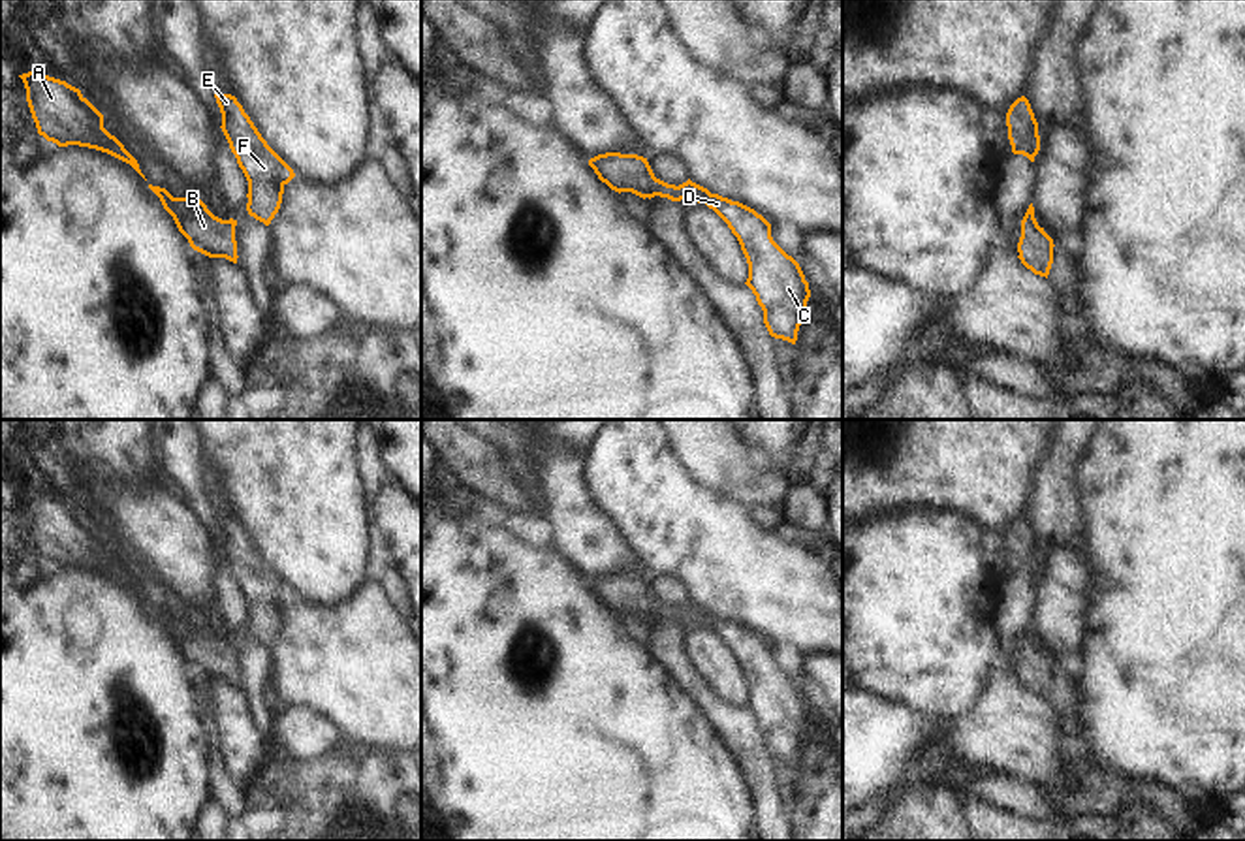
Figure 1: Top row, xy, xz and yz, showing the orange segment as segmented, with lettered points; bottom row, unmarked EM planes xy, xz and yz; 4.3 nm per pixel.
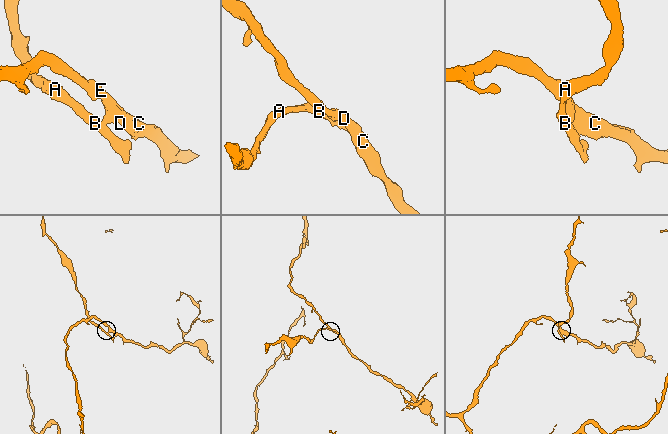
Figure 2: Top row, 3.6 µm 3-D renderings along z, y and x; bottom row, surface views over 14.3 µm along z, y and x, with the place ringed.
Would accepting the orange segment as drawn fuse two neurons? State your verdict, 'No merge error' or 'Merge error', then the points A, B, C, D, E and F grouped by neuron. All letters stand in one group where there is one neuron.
Merge error. Groups: A B / C D E F.

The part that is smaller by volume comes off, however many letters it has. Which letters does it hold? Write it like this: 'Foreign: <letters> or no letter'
Foreign: A, B.

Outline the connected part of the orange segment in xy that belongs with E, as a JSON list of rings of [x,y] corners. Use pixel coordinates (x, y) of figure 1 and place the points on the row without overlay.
[[[216,516],[222,534],[222,553],[248,602],[246,632],[265,647],[280,630],[284,608],[293,591],[267,566],[243,527],[231,516]]]

